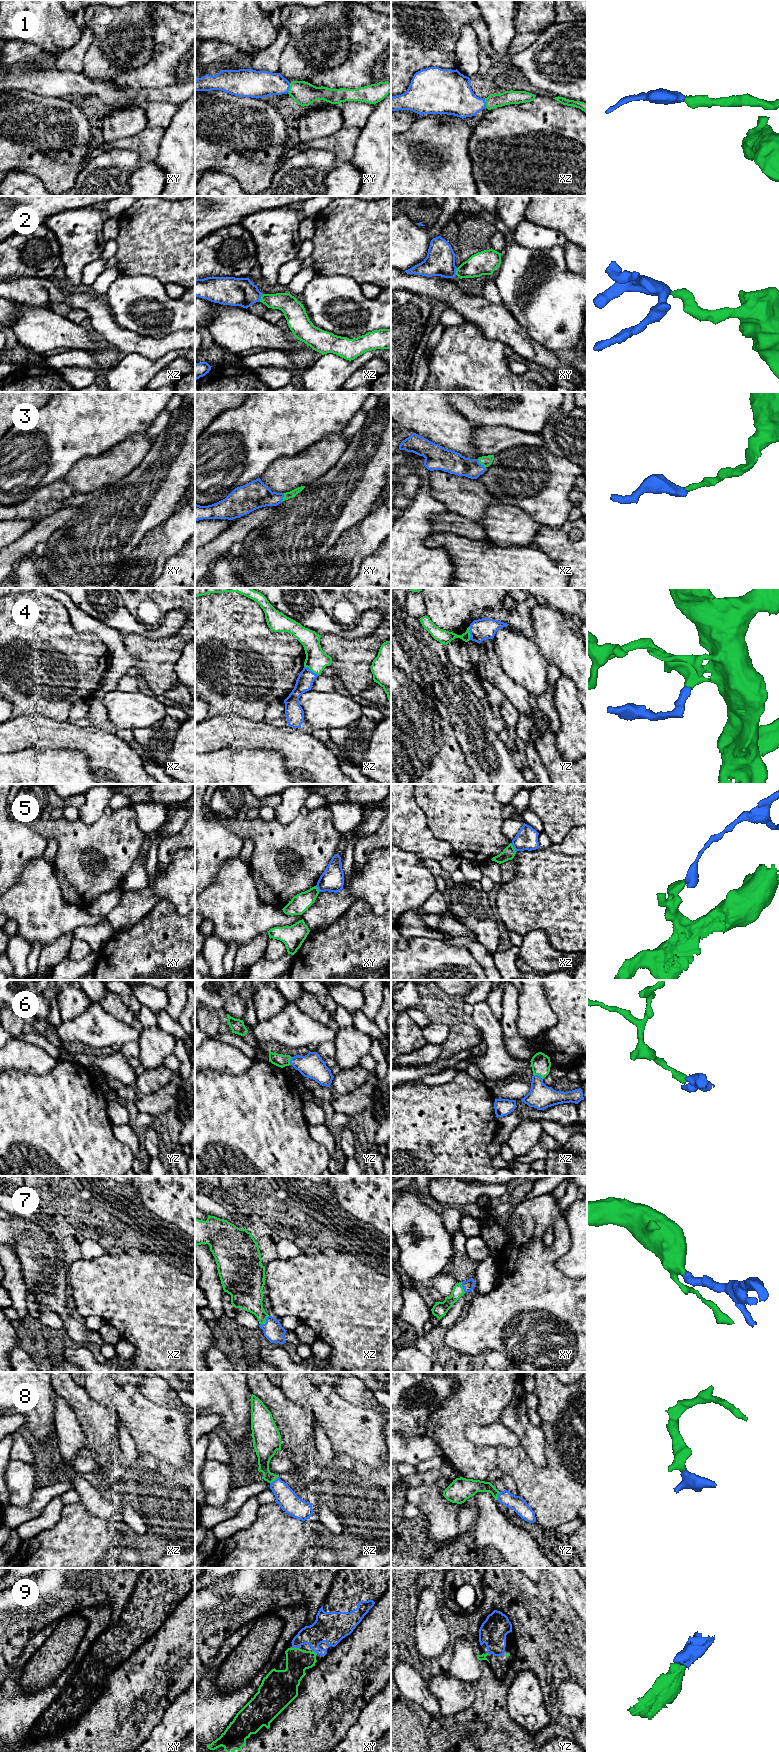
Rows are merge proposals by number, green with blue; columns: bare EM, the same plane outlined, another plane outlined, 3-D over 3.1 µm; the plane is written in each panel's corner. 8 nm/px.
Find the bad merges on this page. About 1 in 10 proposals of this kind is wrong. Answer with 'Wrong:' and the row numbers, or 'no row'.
Wrong: 5

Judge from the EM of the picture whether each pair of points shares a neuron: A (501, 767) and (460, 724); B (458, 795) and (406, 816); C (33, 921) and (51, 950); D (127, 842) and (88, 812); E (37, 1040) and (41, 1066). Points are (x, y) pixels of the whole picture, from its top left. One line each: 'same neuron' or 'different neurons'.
A: same neuron
B: different neurons
C: different neurons
D: different neurons
E: different neurons

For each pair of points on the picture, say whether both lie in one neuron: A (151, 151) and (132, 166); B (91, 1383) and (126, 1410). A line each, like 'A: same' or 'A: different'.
A: different
B: same

